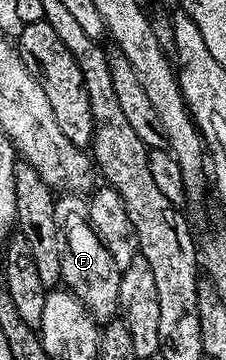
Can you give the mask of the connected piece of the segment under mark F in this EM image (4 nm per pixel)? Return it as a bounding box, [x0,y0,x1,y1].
[53,193,121,325]

